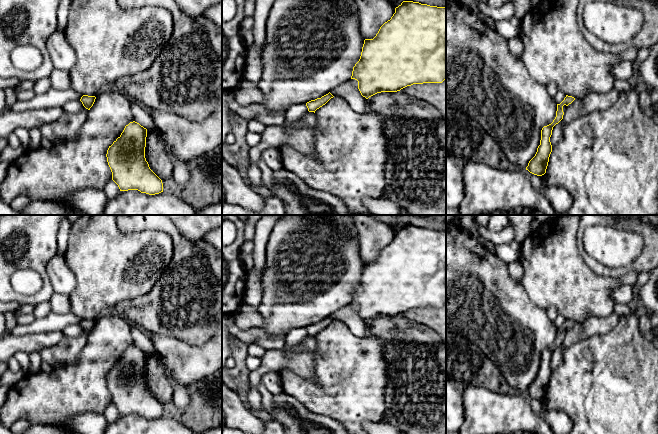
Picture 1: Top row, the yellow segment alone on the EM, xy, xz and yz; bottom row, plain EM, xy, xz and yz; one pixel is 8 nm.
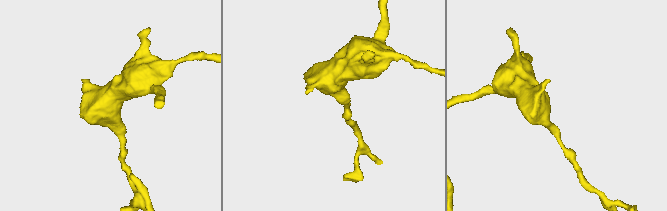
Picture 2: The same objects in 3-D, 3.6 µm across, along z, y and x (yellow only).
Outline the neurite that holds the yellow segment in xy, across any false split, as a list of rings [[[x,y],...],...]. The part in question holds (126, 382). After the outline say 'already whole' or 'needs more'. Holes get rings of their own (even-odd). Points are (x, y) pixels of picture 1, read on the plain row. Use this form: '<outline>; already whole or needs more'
[[[133,345],[125,350],[121,359],[107,374],[106,381],[112,396],[112,404],[120,415],[138,414],[149,419],[163,416],[162,404],[150,393],[145,382],[146,361],[147,353]]]; already whole

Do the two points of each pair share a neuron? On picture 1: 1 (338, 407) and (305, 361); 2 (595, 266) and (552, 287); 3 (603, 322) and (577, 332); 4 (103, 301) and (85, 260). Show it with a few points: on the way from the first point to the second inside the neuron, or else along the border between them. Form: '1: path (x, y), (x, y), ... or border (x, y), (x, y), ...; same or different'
1: border (315, 351), (311, 379), (302, 378), (291, 371); different
2: border (578, 247), (582, 259), (595, 273), (611, 277); different
3: path (597, 325), (583, 330); same
4: path (101, 291), (101, 276), (95, 270); same

